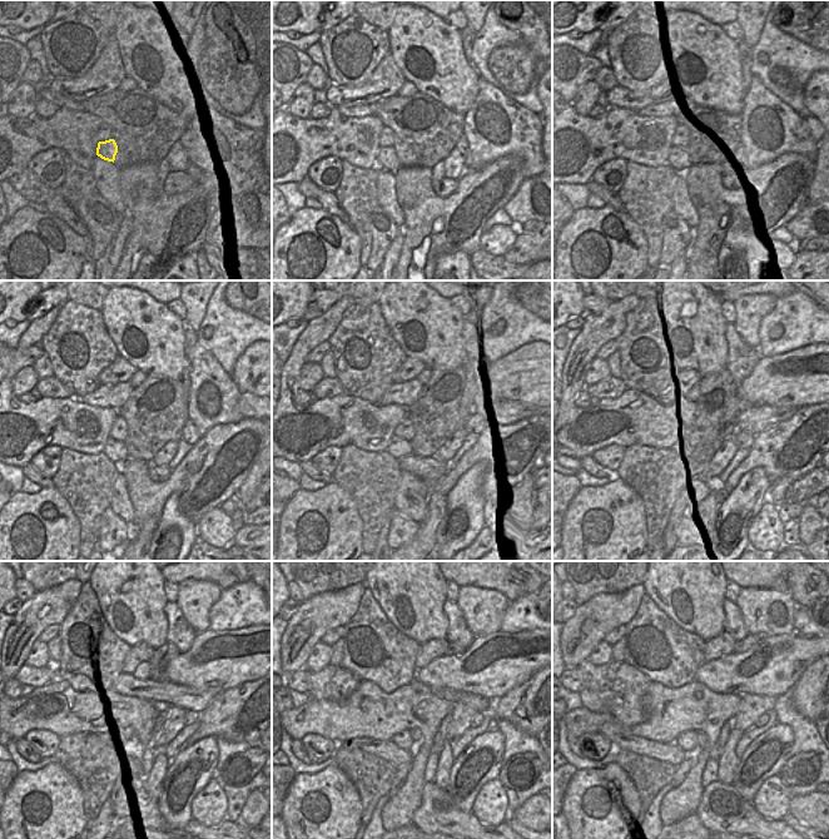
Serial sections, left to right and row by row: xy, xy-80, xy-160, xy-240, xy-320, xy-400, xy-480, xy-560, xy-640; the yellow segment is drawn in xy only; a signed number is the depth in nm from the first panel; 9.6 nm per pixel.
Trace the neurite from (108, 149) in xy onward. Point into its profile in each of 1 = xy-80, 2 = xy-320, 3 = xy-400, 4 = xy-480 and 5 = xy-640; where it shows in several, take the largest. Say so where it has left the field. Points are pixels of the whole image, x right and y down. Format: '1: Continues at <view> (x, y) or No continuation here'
1: Continues at xy-80 (387, 159)
2: Continues at xy-320 (400, 446)
3: Continues at xy-400 (685, 446)
4: Continues at xy-480 (125, 731)
5: Continues at xy-640 (688, 740).

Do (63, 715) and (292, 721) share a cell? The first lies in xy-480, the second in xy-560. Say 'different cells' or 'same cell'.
same cell

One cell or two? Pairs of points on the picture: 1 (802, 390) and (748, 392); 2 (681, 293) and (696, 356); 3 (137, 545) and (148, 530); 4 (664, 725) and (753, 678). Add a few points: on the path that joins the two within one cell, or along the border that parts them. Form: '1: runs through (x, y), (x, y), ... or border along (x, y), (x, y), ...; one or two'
1: runs through (788, 390), (762, 390); one
2: runs through (686, 308), (689, 317), (696, 327), (696, 341); one
3: runs through (140, 541), (145, 534); one
4: border along (699, 681), (713, 691), (741, 695); two

